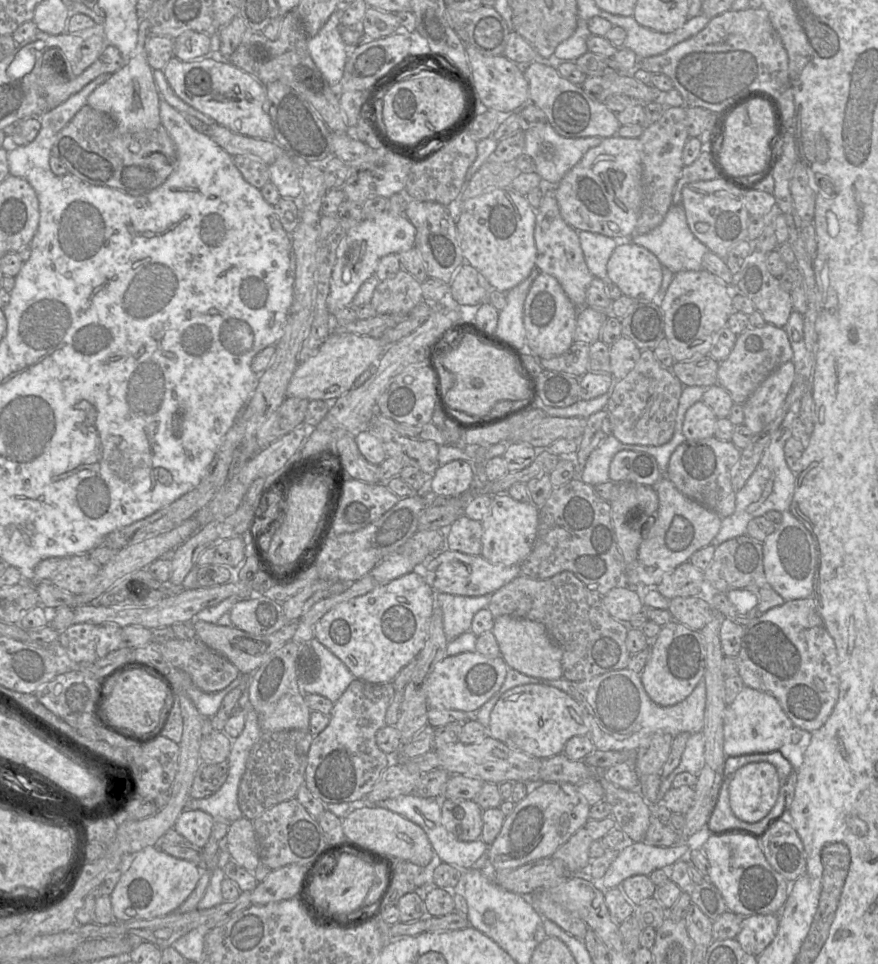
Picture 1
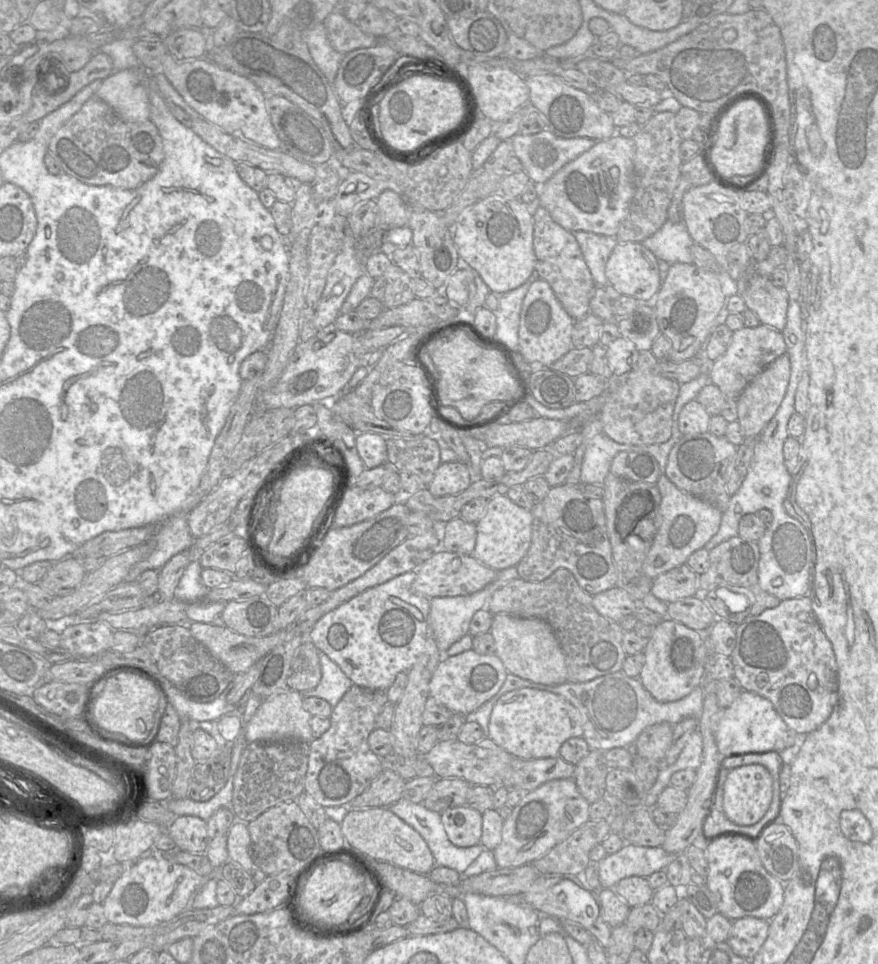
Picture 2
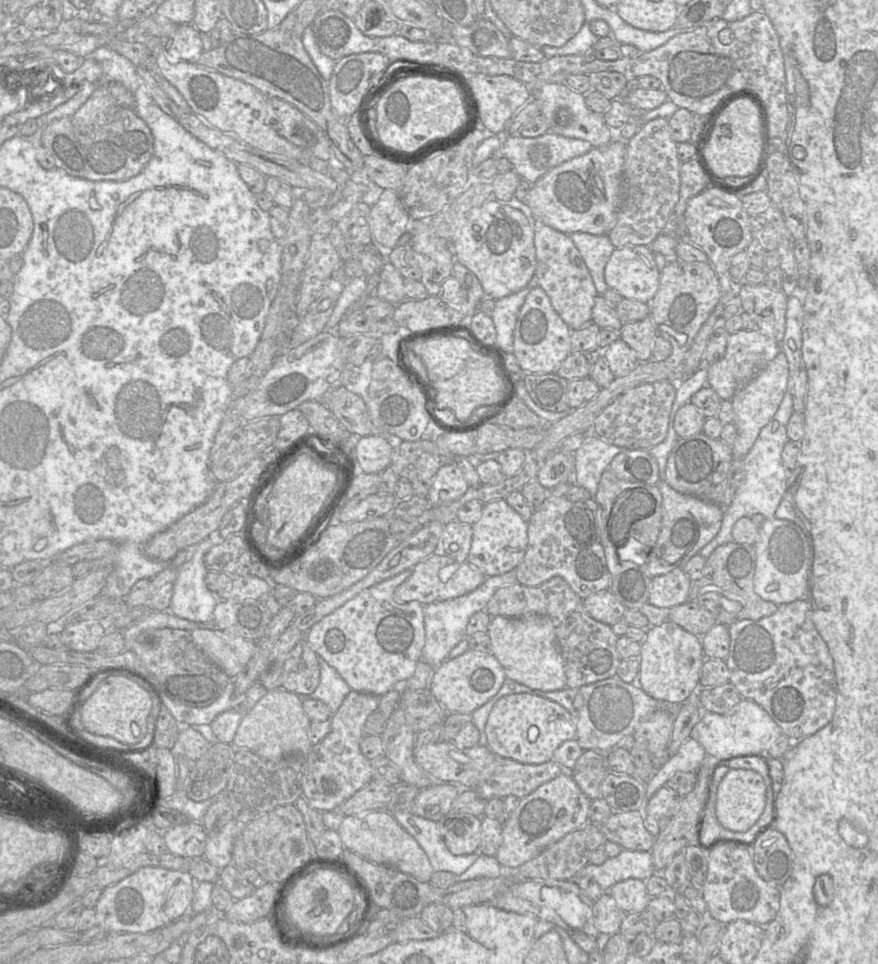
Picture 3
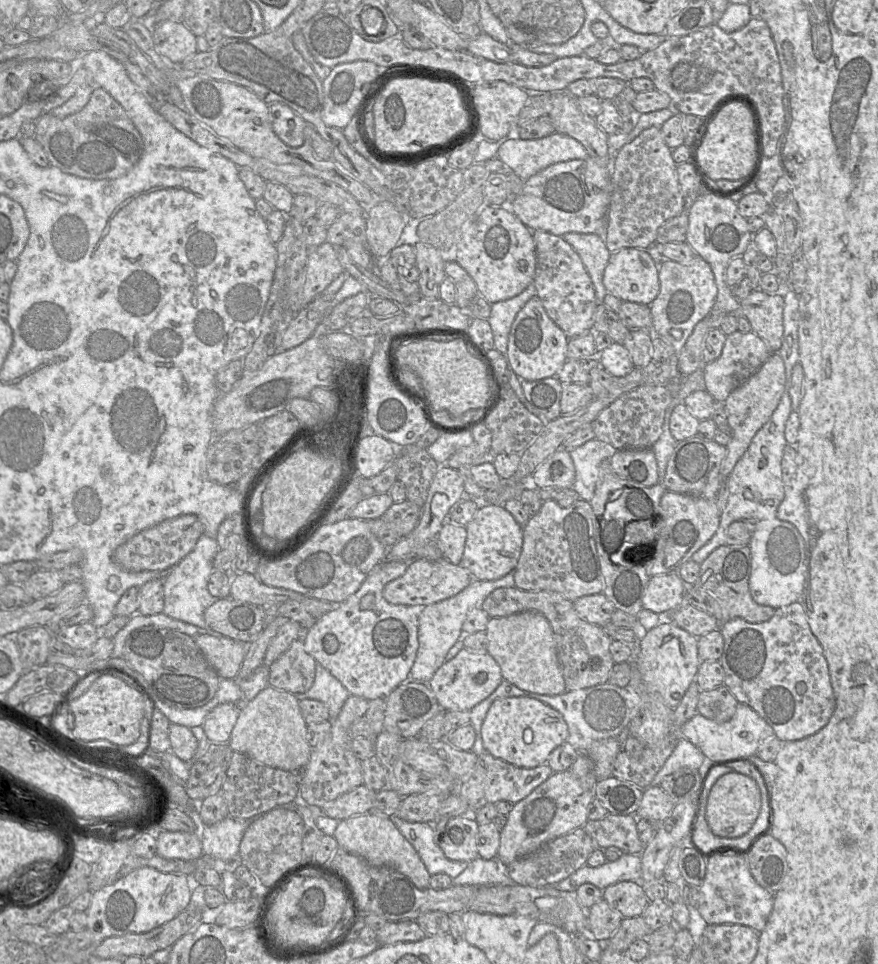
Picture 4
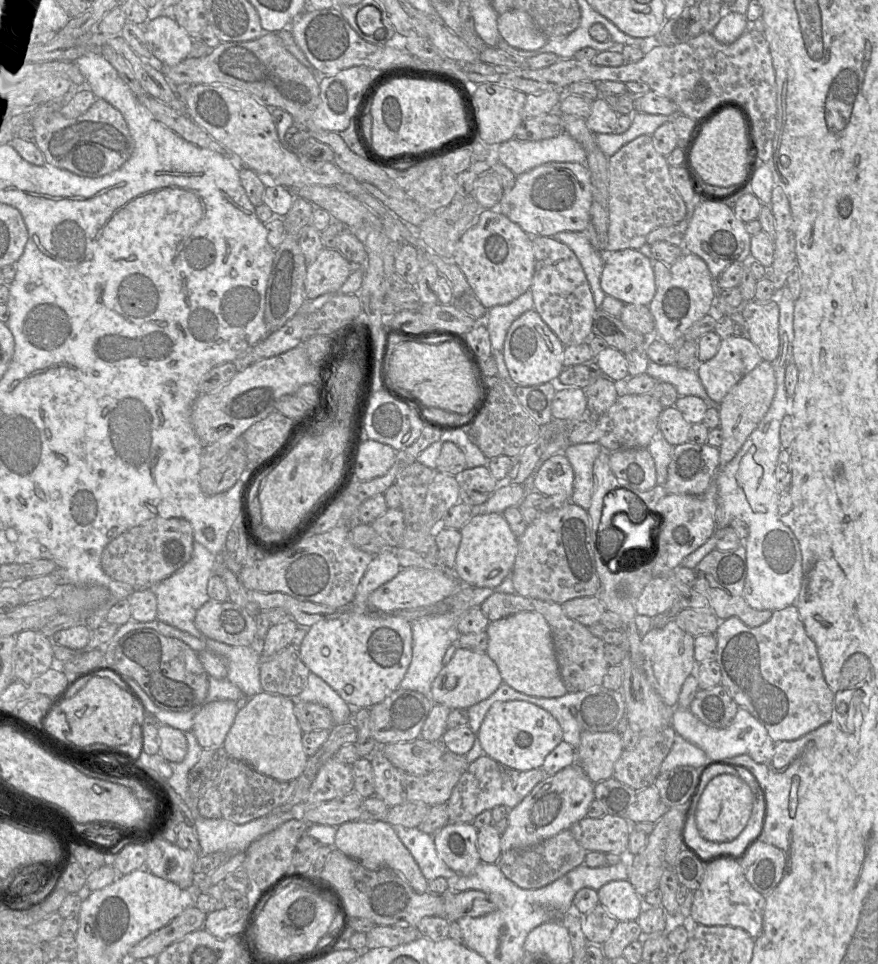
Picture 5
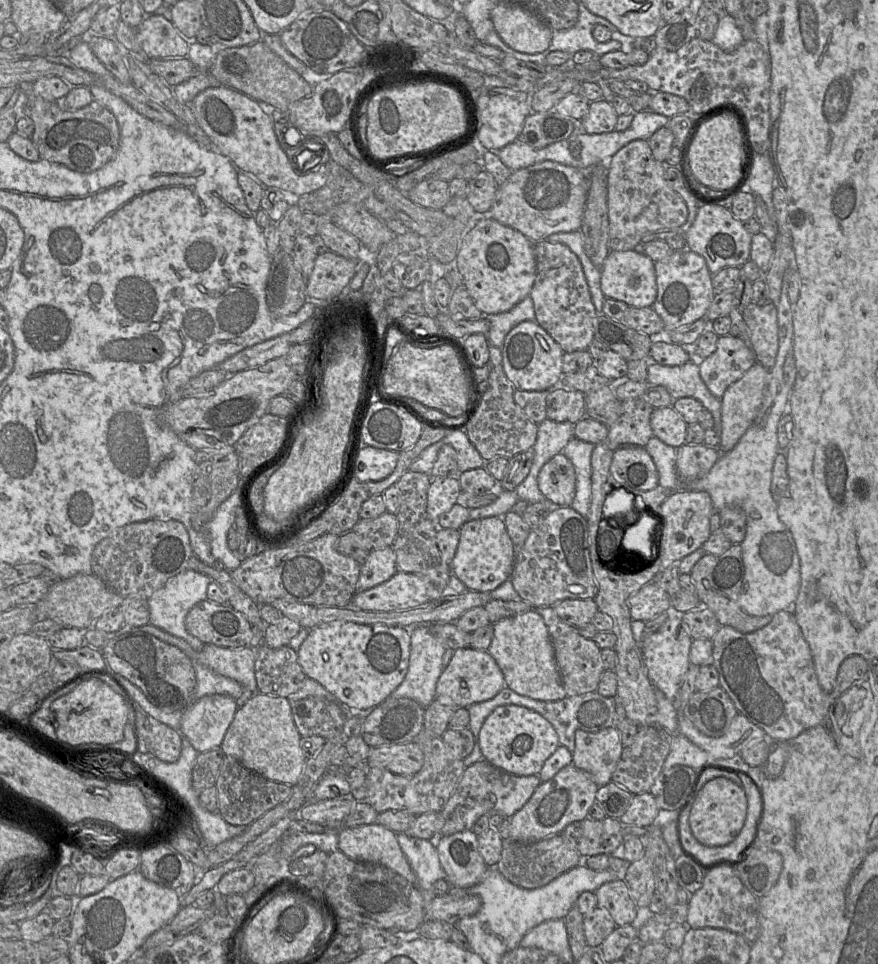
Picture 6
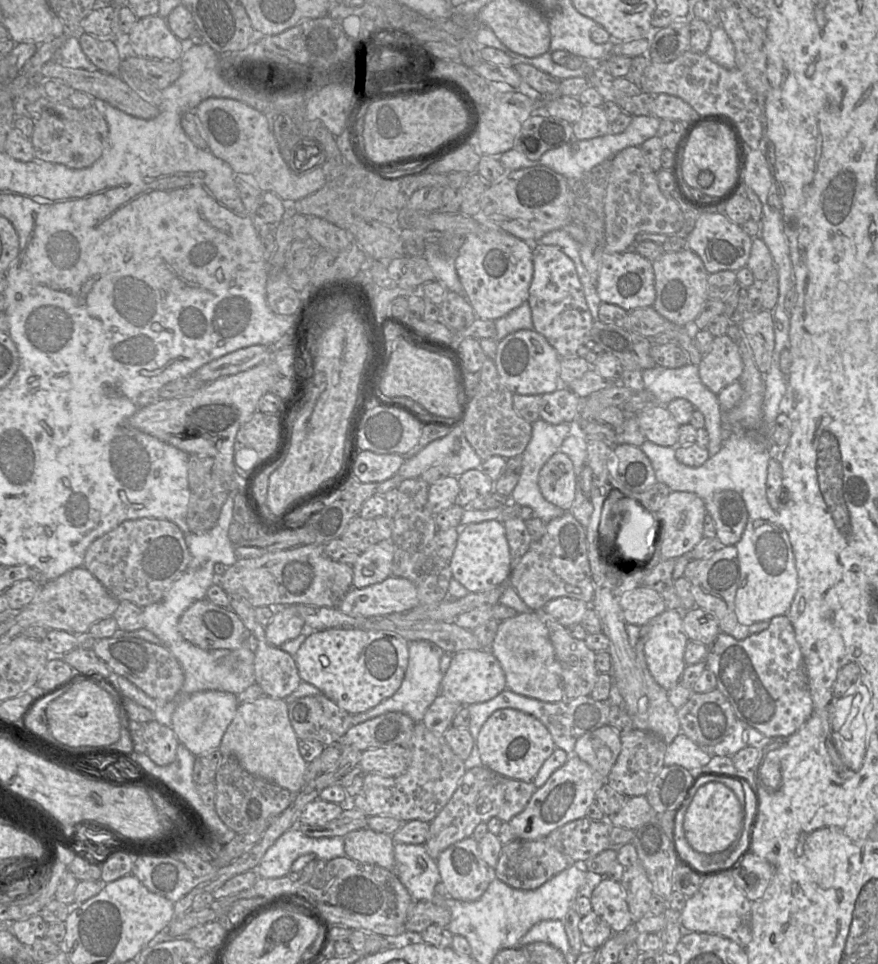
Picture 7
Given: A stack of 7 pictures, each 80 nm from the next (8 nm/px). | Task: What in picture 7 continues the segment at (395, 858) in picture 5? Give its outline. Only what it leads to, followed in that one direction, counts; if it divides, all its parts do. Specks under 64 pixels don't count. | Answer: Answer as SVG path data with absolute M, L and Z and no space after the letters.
M369 828L349 832L344 836L345 856L370 865L394 870L394 840L392 835L379 833Z

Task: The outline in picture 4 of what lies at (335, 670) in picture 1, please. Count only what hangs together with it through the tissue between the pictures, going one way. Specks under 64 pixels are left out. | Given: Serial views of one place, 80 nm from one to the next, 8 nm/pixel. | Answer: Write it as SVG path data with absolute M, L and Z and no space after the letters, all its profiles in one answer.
M316 662L315 680L305 693L294 694L300 700L313 699L325 704L329 710L329 721L333 721L350 696L348 690L328 670Z

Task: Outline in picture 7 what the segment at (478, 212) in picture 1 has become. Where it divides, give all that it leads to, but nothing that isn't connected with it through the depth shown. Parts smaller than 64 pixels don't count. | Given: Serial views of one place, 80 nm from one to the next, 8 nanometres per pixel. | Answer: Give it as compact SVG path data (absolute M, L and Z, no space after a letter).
M482 223L477 231L466 235L455 268L476 317L495 321L528 301L534 274L532 244L505 232L495 223Z

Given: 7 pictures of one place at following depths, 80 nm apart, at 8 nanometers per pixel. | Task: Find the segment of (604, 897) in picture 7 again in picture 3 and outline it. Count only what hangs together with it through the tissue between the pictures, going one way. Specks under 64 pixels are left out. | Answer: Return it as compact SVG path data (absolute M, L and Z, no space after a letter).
M633 878L614 884L608 893L627 914L645 910L651 898L647 893L645 881Z

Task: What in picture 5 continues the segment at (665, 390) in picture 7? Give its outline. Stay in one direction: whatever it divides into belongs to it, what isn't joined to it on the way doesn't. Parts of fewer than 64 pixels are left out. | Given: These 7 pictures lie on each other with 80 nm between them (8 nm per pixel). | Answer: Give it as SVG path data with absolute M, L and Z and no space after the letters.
M650 361L646 373L659 382L672 384L679 397L697 396L708 408L719 409L719 404L708 396L697 372L692 369L681 368L678 365L658 365Z

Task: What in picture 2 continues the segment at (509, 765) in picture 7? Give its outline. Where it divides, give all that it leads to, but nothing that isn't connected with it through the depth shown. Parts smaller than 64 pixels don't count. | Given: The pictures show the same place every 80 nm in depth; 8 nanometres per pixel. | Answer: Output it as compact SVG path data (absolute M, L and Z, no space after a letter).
M528 687L502 695L492 709L488 724L488 737L495 744L525 760L557 757L566 740L582 735L582 717L576 707L560 695Z

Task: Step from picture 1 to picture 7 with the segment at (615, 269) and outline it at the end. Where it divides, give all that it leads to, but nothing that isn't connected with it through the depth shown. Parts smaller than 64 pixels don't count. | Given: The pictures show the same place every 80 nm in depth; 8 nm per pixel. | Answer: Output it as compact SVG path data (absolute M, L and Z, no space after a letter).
M629 249L624 252L604 251L602 267L596 281L596 290L603 303L617 305L626 311L651 307L656 300L652 262L634 249Z

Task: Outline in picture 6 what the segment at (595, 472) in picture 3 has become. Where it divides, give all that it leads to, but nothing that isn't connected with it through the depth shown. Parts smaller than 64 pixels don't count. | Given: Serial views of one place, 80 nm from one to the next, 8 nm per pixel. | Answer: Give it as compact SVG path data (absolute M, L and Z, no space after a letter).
M573 437L561 452L570 460L575 470L576 492L571 507L586 519L591 505L591 455L594 447L592 443Z

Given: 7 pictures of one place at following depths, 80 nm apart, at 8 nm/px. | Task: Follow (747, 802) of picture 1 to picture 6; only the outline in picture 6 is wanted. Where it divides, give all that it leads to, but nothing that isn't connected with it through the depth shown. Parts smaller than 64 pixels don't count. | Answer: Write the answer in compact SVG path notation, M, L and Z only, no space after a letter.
M725 777L708 781L693 802L689 826L696 840L705 846L725 846L740 833L747 815L747 797L741 785Z

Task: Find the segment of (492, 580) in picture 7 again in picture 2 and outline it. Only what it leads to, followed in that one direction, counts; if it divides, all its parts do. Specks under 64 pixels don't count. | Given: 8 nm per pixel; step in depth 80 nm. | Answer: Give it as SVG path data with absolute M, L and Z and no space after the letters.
M506 495L494 496L488 501L486 514L476 523L477 538L472 556L494 571L516 568L530 547L532 521L530 510L518 506Z

